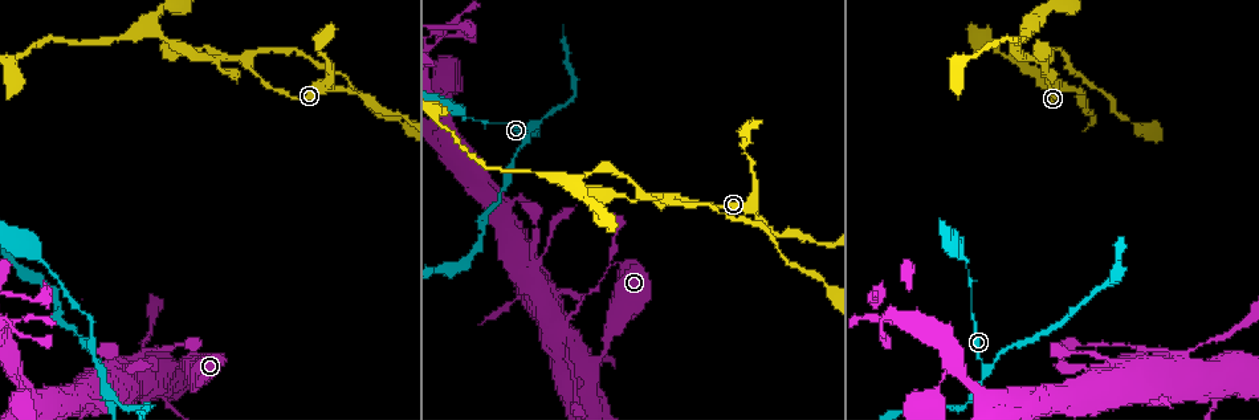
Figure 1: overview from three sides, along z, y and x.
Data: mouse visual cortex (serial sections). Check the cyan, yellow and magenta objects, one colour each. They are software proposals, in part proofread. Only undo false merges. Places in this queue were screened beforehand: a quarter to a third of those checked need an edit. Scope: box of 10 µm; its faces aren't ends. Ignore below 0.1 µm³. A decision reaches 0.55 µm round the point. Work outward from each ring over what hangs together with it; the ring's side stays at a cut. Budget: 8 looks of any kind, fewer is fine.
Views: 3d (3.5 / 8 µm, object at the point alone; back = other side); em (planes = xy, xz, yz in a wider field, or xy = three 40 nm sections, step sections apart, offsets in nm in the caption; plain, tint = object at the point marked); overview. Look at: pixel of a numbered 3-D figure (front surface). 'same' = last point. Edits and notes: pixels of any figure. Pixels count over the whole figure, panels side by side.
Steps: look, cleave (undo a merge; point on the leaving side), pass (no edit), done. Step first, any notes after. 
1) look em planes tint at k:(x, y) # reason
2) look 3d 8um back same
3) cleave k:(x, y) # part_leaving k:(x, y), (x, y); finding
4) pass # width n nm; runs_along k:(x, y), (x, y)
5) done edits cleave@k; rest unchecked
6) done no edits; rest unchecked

look 3d 8um back at 1:(531, 129) # thin neck

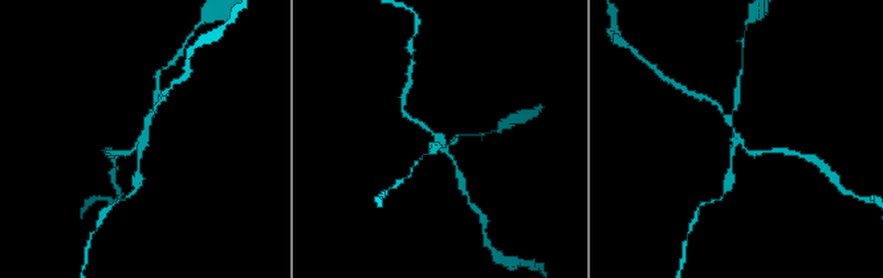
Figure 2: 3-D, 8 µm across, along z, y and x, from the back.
look em xy step 5 tint same # need the tissue

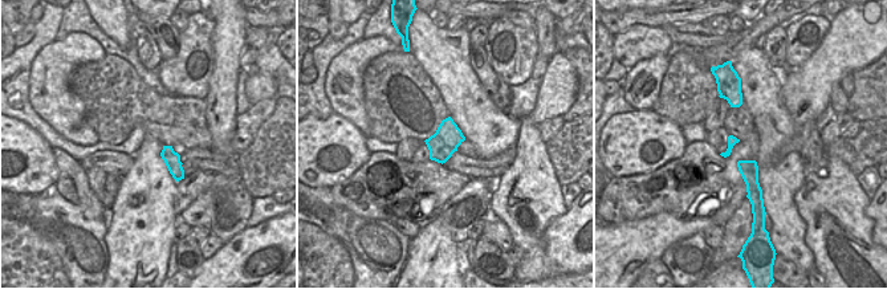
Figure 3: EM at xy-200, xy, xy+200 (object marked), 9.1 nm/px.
cleave 2:(114, 154) # part_leaving 2:(729, 118), (704, 95), (687, 93); a second cell is stuck on

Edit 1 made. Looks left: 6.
look overview

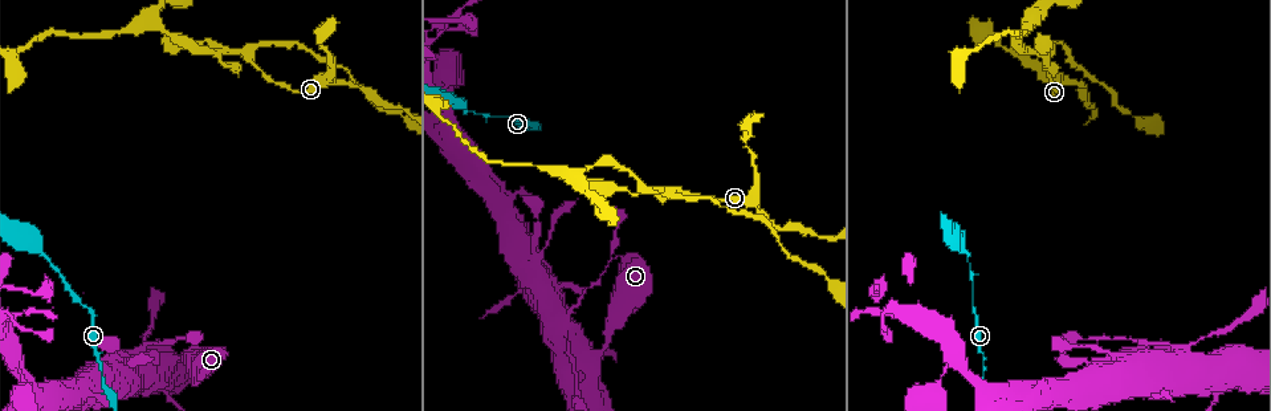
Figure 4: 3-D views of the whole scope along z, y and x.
look 3d 3.5um at 4:(79, 294) # narrows sharply

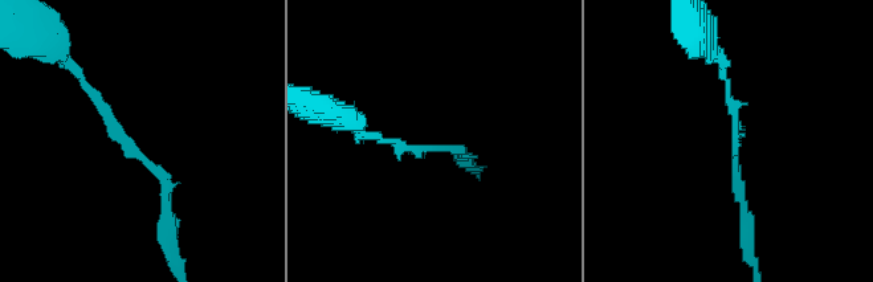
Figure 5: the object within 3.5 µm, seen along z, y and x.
look em xy step 3 tint at 5:(739, 144)

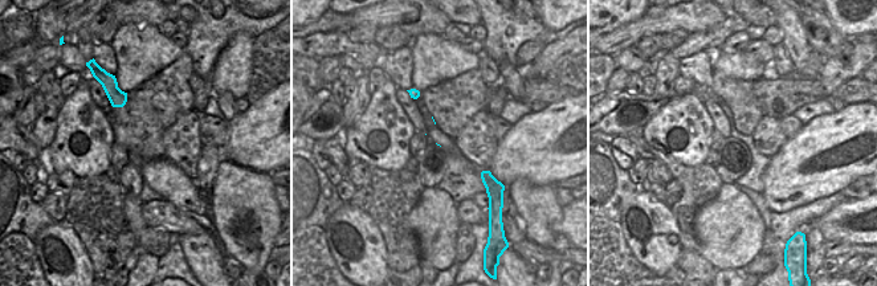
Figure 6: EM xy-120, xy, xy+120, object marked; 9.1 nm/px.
look em planes tint same # cut it another way

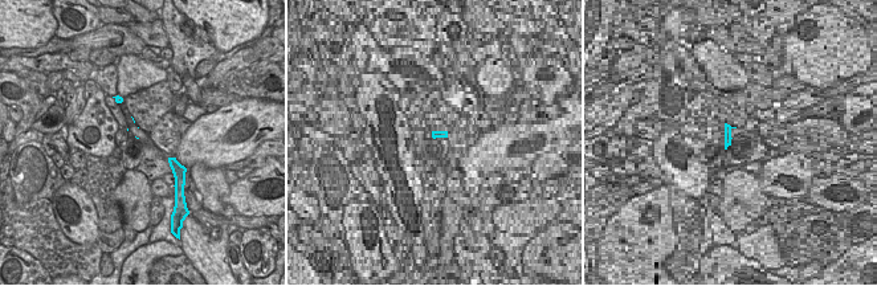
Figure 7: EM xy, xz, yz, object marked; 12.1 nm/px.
pass # width 30 nm; runs_along 5:(166, 221), (166, 180), (81, 76); continuous, no second cell

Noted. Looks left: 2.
look 3d 8um at 4:(1186, 356) # sharp bend

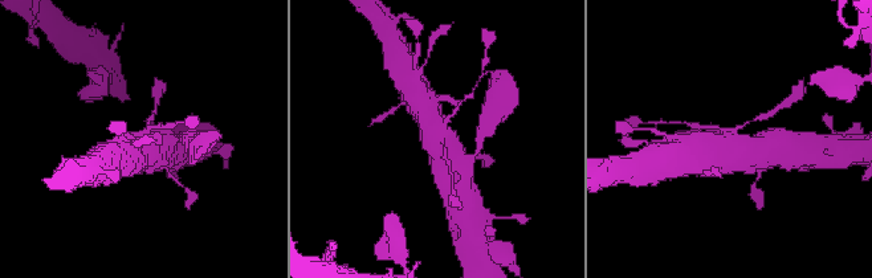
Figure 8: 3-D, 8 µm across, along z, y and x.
look em xy step 1 tint same

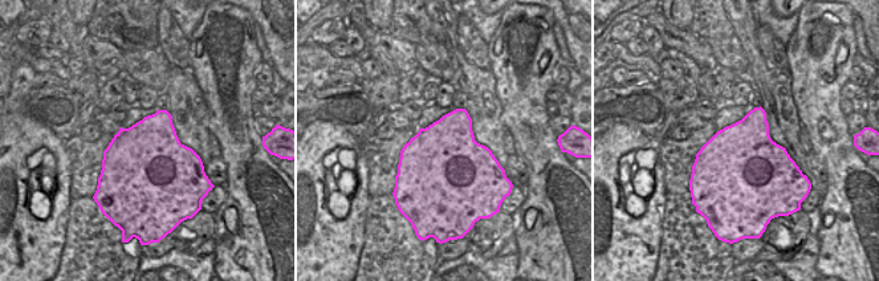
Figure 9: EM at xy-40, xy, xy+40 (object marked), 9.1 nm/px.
pass # runs_along 8:(754, 151), (734, 133), (762, 117); all the same cell

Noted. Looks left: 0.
done edits cleave@2; rest unchecked

